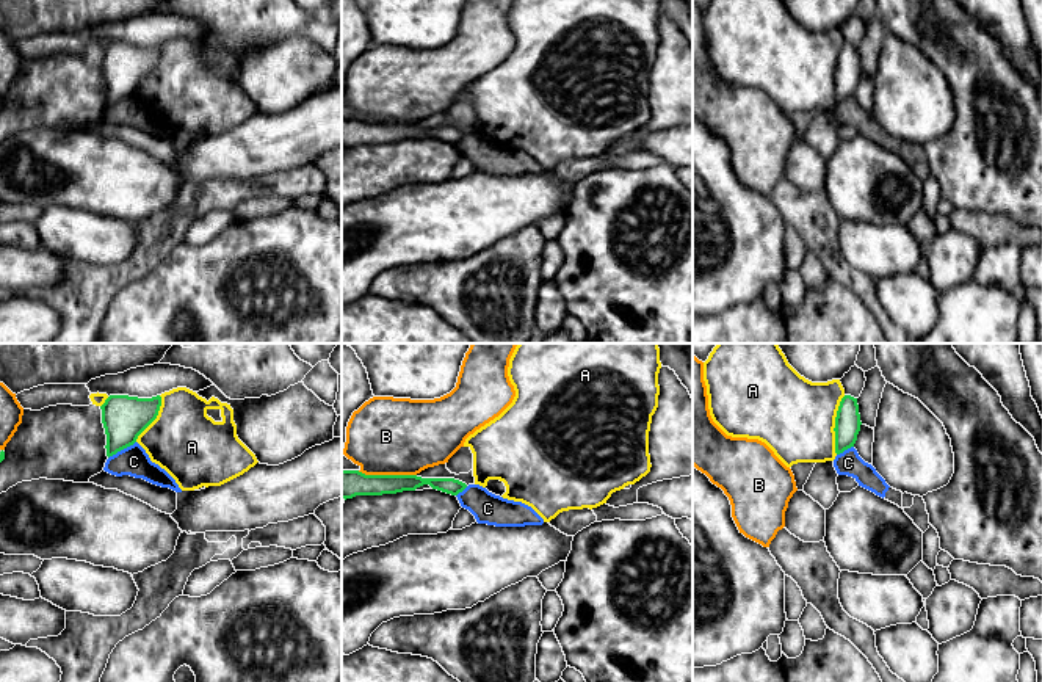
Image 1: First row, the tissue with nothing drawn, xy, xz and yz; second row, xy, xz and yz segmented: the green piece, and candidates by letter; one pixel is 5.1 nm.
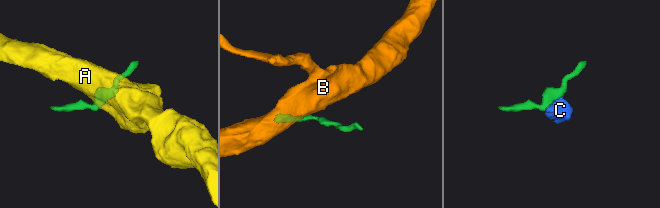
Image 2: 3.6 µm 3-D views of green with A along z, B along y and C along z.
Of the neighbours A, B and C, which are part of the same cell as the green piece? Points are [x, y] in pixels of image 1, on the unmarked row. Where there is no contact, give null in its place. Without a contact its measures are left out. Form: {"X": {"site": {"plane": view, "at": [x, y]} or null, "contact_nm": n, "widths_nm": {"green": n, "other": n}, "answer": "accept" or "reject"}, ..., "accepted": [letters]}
{"A": {"site": {"plane": "yz", "at": [835, 74]}, "contact_nm": 300, "widths_nm": {"green": 130, "other": 400}, "answer": "reject"}, "B": {"site": {"plane": "xz", "at": [387, 124]}, "contact_nm": 300, "widths_nm": {"green": 140, "other": 400}, "answer": "reject"}, "C": {"site": {"plane": "xy", "at": [121, 97]}, "contact_nm": 170, "widths_nm": {"green": 220, "other": 150}, "answer": "accept"}, "accepted": ["C"]}

